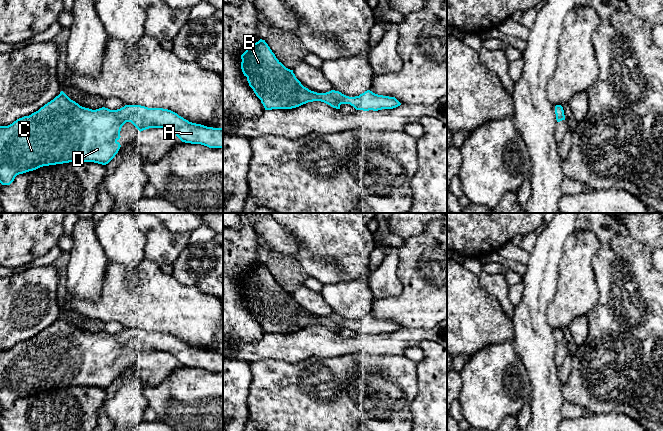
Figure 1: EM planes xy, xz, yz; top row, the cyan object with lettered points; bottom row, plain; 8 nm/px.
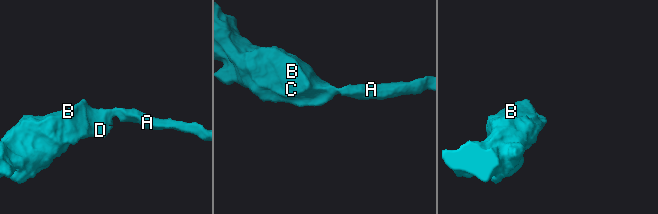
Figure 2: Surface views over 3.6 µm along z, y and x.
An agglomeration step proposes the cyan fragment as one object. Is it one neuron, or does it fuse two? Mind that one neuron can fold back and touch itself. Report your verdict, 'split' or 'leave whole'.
leave whole

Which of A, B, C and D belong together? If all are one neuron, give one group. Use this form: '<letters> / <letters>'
A B C D

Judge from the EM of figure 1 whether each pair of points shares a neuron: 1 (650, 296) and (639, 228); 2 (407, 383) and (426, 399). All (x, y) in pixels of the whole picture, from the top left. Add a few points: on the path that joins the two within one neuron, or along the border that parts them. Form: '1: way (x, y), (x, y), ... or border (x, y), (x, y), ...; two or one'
1: border (625, 225), (629, 234), (634, 239), (652, 249); two
2: border (417, 367), (417, 394), (411, 404), (412, 414); two

